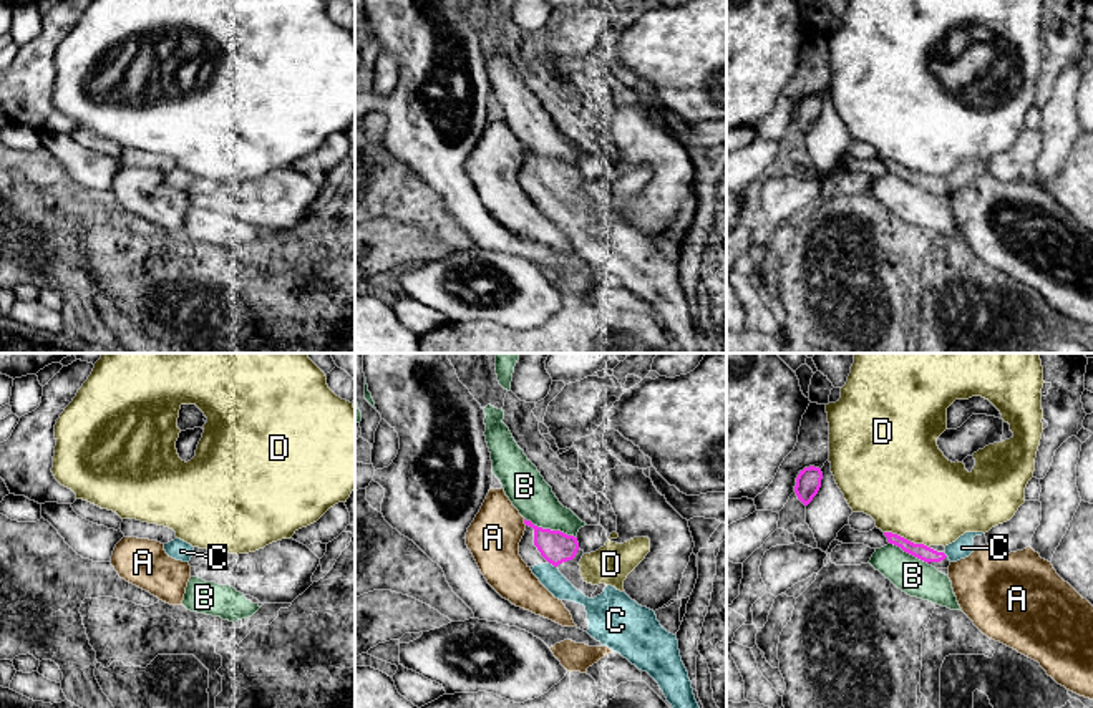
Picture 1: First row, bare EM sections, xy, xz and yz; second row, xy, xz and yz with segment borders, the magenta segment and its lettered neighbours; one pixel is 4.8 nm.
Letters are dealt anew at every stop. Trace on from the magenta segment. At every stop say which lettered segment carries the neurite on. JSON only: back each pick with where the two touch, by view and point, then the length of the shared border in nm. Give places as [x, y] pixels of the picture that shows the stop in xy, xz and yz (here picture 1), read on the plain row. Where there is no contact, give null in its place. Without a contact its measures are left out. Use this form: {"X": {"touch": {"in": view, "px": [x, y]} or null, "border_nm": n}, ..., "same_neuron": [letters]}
{"C": {"touch": {"in": "xz", "px": [553, 193]}, "border_nm": 50}, "same_neuron": ["C"]}

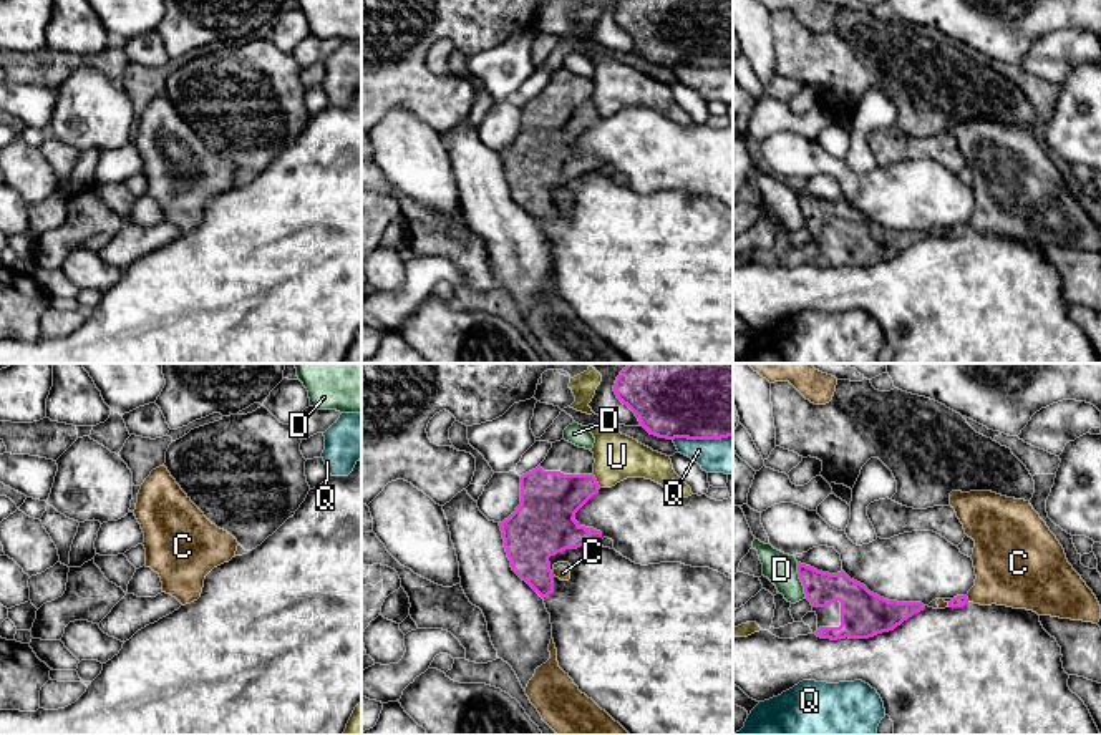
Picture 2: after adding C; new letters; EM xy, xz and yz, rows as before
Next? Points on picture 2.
{"same_neuron": []}

